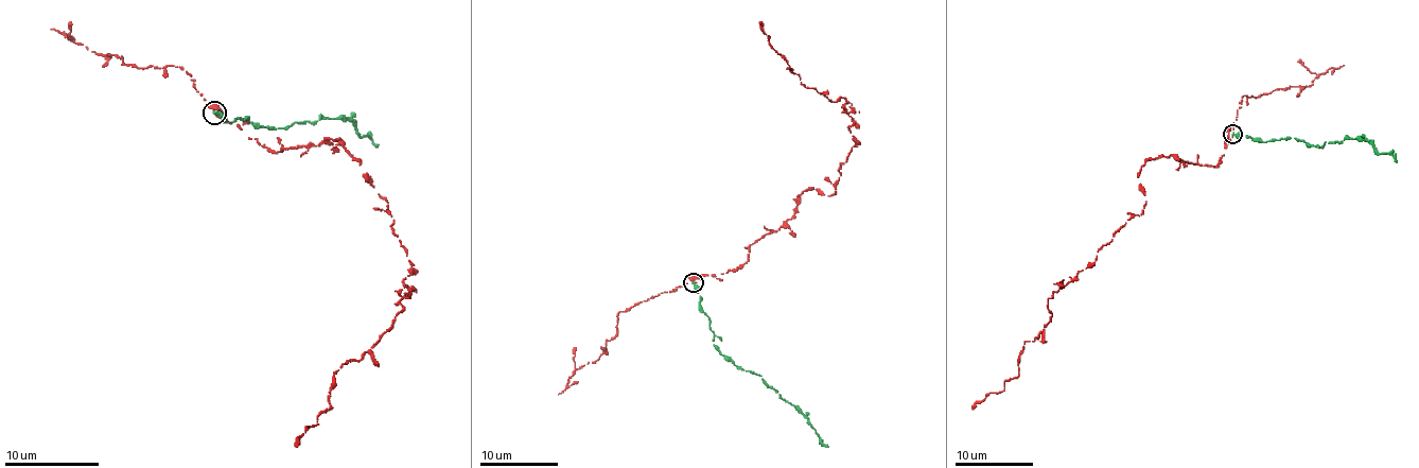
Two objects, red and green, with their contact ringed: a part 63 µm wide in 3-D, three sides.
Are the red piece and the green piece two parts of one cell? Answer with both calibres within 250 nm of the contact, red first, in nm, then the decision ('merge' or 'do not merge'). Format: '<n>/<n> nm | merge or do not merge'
140/320 nm | do not merge

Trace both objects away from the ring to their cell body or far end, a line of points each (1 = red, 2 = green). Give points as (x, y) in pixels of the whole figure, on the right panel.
1: (1231, 135), (1216, 166), (1150, 158), (1140, 214), (1051, 296), (1018, 376), (971, 409)
2: (1231, 135), (1266, 142), (1296, 138), (1319, 148), (1325, 142), (1364, 138), (1379, 154), (1390, 154), (1397, 161)

